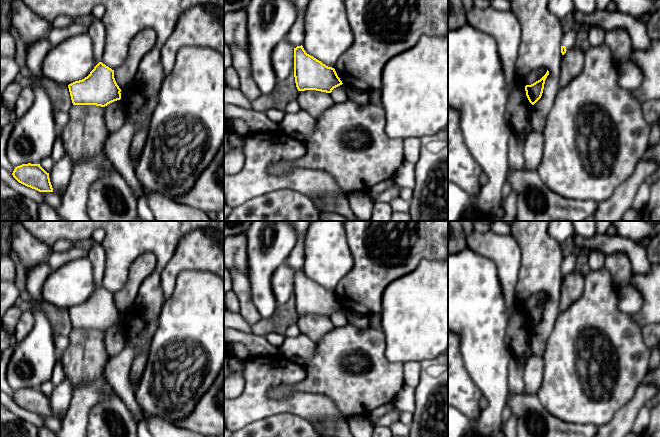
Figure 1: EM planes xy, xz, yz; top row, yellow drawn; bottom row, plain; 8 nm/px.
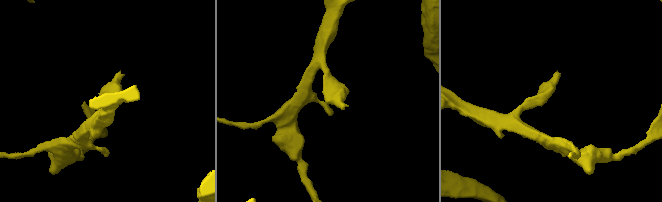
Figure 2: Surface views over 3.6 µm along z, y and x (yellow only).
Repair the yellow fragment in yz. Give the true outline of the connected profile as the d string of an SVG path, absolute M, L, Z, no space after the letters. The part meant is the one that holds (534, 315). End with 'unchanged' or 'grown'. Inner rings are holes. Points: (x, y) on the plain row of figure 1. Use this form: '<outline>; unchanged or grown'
M547 294L546 298L540 304L531 309L525 310L526 320L532 329L534 329L541 322L545 304L548 299L549 295Z; unchanged

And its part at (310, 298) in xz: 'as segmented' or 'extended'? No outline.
as segmented

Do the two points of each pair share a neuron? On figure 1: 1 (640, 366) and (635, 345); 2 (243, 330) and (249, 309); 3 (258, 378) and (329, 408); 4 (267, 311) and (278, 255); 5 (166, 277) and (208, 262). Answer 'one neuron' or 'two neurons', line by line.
1: one neuron
2: two neurons
3: one neuron
4: one neuron
5: one neuron

